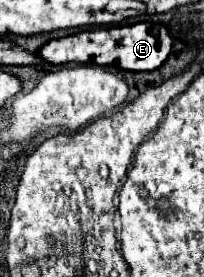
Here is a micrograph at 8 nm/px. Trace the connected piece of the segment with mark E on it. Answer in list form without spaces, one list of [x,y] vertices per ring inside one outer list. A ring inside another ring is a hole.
[[[142,21],[136,25],[116,25],[96,31],[80,31],[62,39],[52,39],[44,43],[36,53],[42,61],[50,65],[64,63],[98,63],[116,65],[124,71],[154,71],[158,69],[172,51],[172,35],[160,23]]]

